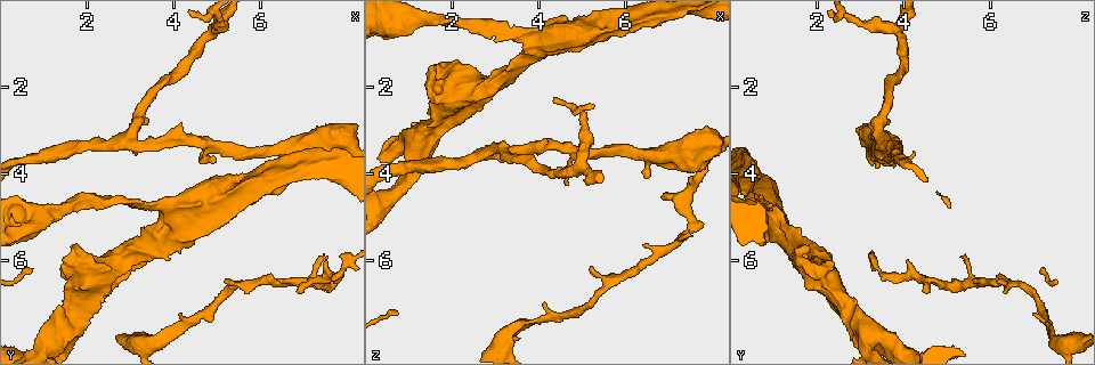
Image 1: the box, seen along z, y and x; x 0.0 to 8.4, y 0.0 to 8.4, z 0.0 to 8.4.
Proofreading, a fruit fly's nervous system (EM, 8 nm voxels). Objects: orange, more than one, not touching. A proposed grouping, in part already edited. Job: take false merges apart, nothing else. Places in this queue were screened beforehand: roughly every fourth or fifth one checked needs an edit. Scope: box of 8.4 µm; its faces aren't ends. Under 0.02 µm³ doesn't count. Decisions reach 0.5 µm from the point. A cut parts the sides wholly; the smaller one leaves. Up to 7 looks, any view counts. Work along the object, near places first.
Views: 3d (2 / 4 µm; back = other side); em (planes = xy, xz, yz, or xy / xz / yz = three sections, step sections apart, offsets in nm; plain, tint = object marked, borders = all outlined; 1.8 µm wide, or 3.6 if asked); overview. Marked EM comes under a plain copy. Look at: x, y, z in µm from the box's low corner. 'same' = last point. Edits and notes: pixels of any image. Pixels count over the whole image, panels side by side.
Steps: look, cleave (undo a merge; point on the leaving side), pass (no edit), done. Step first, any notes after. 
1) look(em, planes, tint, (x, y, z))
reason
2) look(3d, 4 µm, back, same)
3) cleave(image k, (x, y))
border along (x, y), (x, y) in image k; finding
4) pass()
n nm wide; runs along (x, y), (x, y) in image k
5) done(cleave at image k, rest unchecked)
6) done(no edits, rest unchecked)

look(em, planes, tint, (4.20, 5.15, 1.05))
four or more arms meet

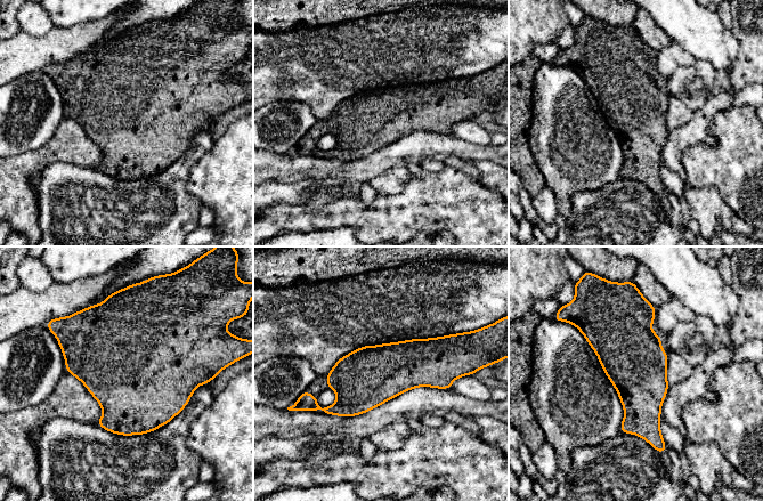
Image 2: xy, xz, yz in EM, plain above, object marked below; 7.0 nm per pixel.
pass()
continuous, no second neuron

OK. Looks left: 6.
look(em, 3.6 µm, planes, tint, (3.05, 3.30, 3.50))
two arms in line, one across

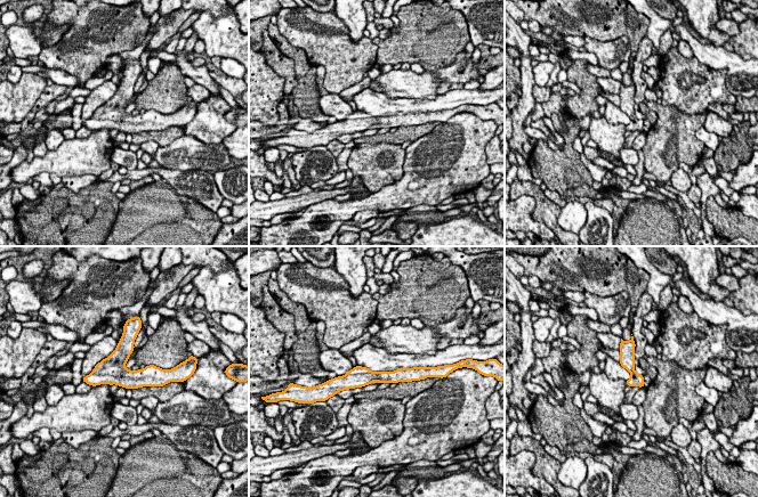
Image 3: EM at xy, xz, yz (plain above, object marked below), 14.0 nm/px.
pass()
all the same neuron

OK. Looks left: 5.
look(3d, 2 µm, back, (4.00, 7.70, 7.40))
sudden change in width

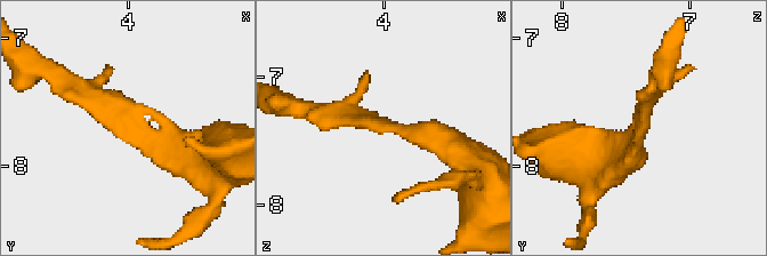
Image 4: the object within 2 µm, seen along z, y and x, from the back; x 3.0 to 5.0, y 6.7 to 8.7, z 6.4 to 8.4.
look(em, xy, step 16, tint, (3.96, 7.70, 7.38))
now the EM

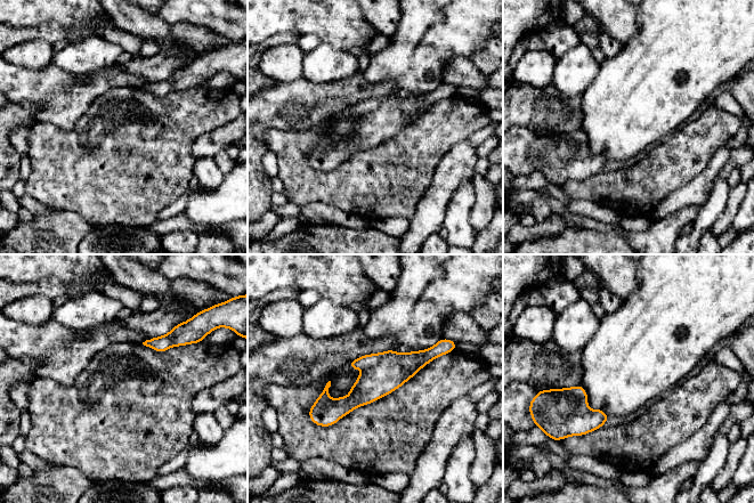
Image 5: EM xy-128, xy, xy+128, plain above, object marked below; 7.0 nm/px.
look(em, planes, tint, same)
another direction

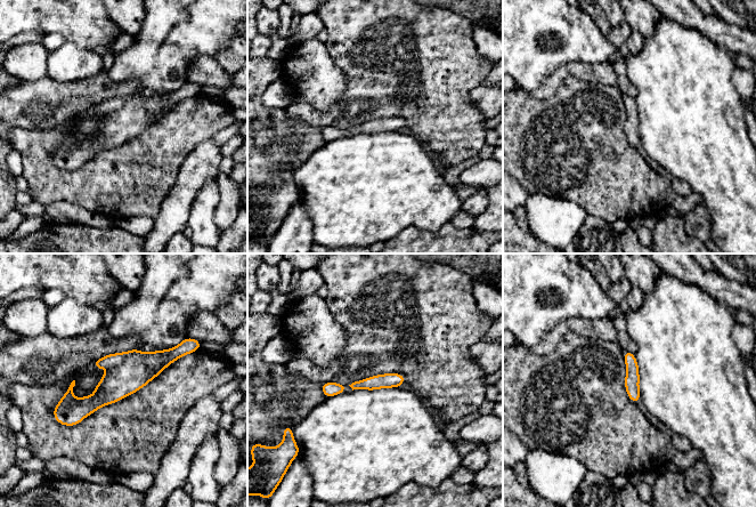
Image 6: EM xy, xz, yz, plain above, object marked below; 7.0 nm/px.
pass()
runs along (179, 348), (62, 417) in image 6; one neuron here

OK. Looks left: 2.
done(no edits, rest unchecked)

